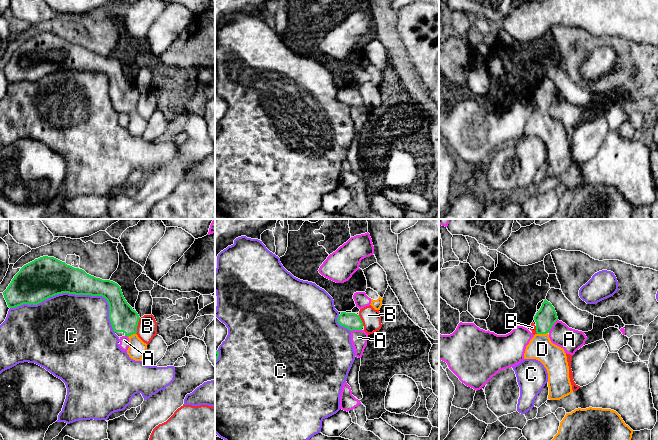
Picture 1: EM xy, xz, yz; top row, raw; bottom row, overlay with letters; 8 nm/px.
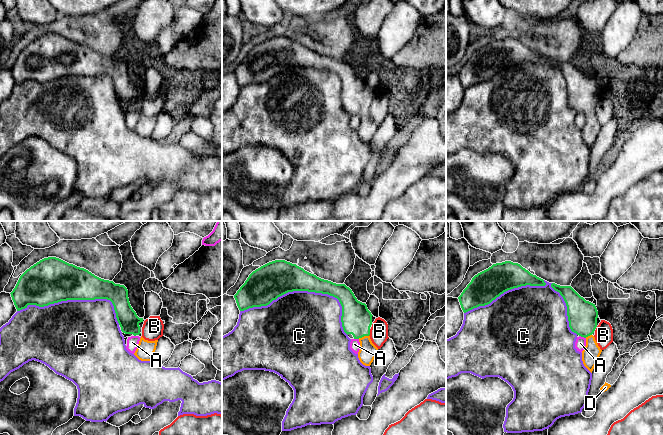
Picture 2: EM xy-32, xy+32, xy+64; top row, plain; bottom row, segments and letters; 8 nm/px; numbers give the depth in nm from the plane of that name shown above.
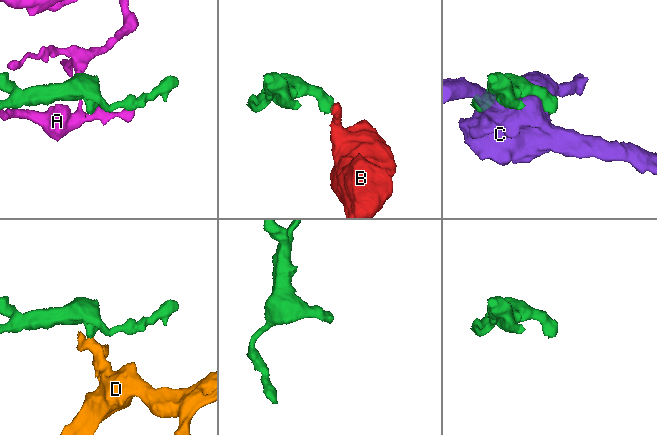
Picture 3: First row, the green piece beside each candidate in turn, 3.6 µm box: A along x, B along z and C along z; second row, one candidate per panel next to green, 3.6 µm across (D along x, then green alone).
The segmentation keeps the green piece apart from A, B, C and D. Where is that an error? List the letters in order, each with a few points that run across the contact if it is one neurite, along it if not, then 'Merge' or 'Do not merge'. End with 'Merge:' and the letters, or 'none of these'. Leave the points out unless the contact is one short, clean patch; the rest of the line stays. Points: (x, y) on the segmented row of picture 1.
A: Do not merge
B: Line: xy (140, 318), (135, 333). Do not merge
C: Do not merge
D: Line: yz (545, 318), (542, 333), (540, 347). Merge
Merge: D

